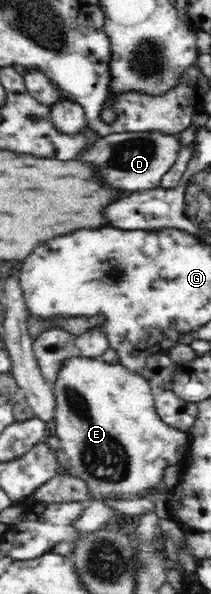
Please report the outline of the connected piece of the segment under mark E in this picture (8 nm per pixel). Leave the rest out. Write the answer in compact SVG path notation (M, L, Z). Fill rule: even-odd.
M78 355L63 362L52 387L56 403L56 433L61 448L72 461L72 468L75 469L73 476L83 479L88 484L90 493L96 500L110 493L155 499L155 512L161 531L173 535L177 541L185 539L186 531L172 520L168 511L167 492L156 493L153 490L162 485L165 469L177 463L188 450L187 432L170 427L160 419L150 385L142 373L134 372L119 362L117 365L110 365L103 361L102 357Z

